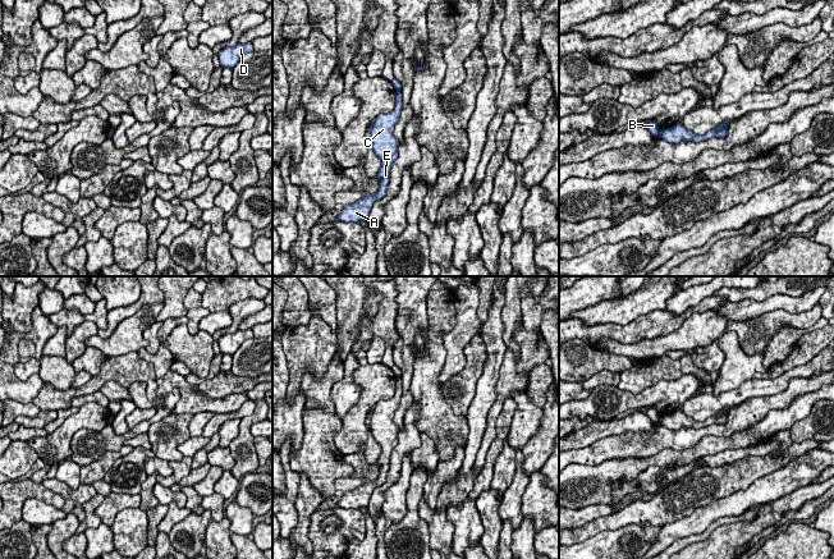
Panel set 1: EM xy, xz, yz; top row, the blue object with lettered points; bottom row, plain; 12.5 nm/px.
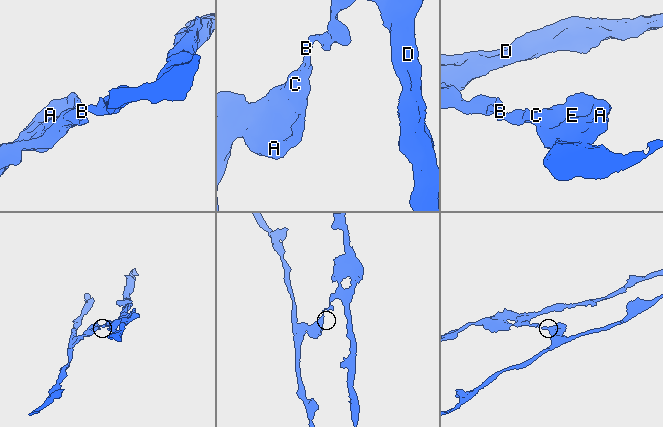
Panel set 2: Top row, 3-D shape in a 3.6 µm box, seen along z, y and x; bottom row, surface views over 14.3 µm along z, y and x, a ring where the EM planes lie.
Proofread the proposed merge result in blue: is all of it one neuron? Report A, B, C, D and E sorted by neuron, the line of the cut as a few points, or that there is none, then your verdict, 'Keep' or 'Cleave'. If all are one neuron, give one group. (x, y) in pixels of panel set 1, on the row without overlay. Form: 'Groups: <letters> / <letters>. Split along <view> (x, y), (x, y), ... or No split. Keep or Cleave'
Groups: A C E / B D. Split along yz (660, 416), (658, 422). Cleave

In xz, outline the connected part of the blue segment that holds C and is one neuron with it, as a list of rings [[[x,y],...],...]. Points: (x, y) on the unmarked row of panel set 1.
[[[398,376],[395,379],[394,395],[390,399],[379,400],[367,422],[374,439],[381,446],[381,453],[376,461],[379,477],[375,481],[363,482],[352,491],[347,491],[338,501],[336,507],[343,509],[359,509],[362,507],[368,507],[374,490],[385,484],[390,467],[391,452],[398,445],[399,429],[393,422],[393,417],[399,407],[402,395],[402,379]]]

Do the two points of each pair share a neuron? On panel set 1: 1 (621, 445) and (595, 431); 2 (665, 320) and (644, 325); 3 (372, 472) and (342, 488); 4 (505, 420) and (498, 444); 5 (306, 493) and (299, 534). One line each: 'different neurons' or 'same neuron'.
1: different neurons
2: same neuron
3: same neuron
4: same neuron
5: same neuron

